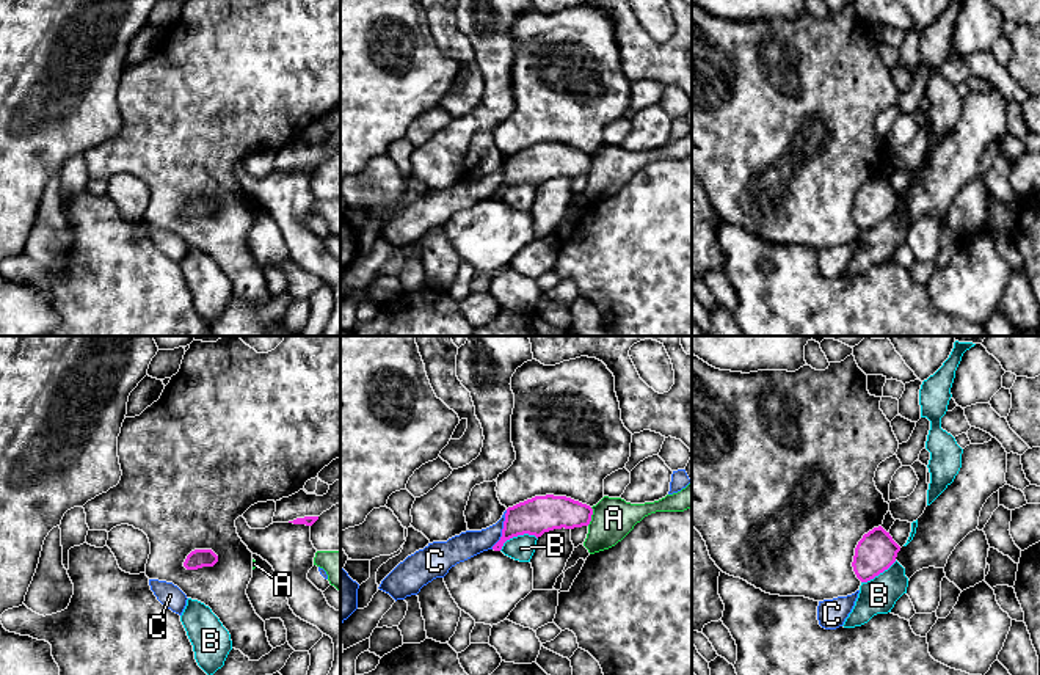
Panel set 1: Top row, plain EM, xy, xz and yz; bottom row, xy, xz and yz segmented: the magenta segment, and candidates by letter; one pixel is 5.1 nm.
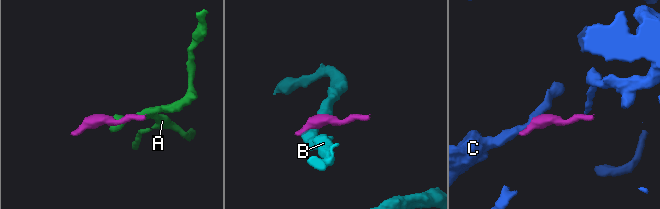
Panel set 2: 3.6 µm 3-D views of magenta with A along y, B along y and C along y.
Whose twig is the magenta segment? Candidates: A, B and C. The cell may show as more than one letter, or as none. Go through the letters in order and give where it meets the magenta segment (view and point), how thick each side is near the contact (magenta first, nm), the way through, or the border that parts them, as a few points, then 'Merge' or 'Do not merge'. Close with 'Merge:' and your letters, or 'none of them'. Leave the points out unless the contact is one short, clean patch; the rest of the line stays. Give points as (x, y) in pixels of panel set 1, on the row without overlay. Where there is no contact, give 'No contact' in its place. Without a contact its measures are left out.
A: Touches magenta at xz (590, 165). Thickness 190 nm (magenta) against 220 nm. Boundary: xz (592, 156), (592, 168), (587, 173). Do not merge
B: Touches magenta at xz (516, 184). Thickness 190 nm (magenta) against 130 nm. Boundary: xz (537, 186), (518, 182), (510, 186), (499, 198). Do not merge
C: Touches magenta at xz (502, 178). Thickness 190 nm (magenta) against 140 nm. Boundary: xz (507, 159), (502, 184), (491, 197). Do not merge
Merge: none of them

